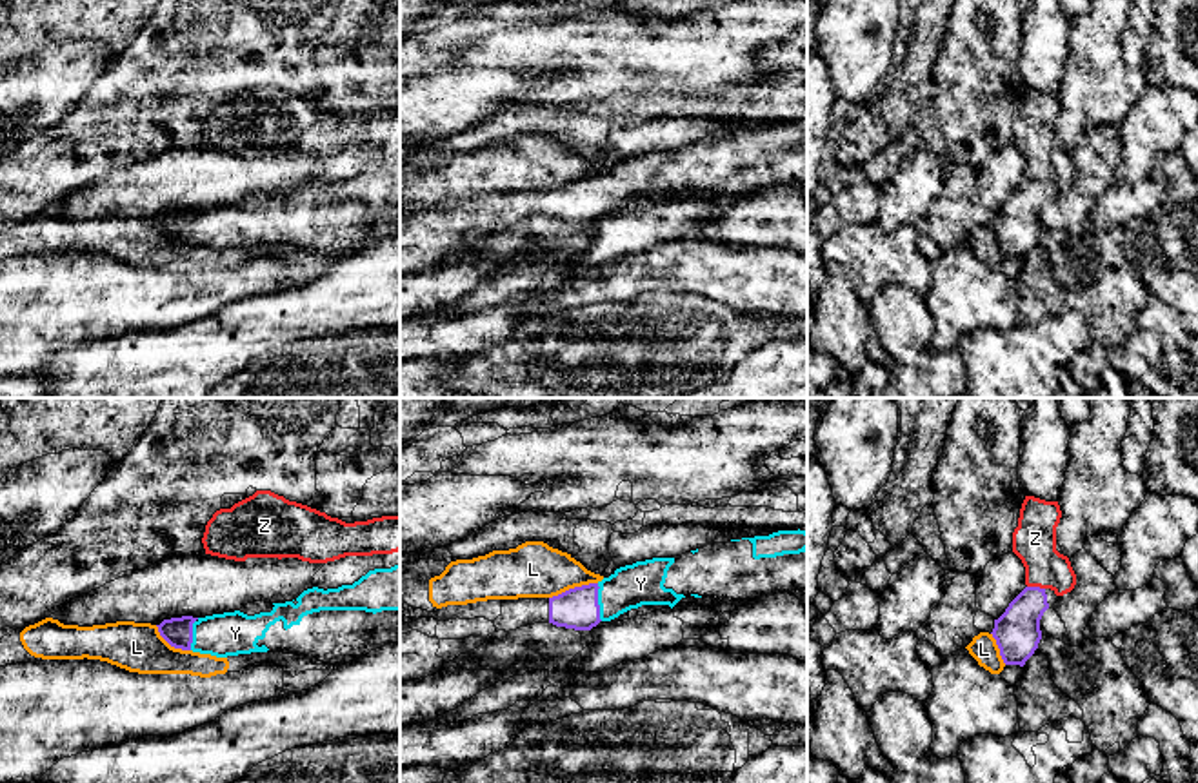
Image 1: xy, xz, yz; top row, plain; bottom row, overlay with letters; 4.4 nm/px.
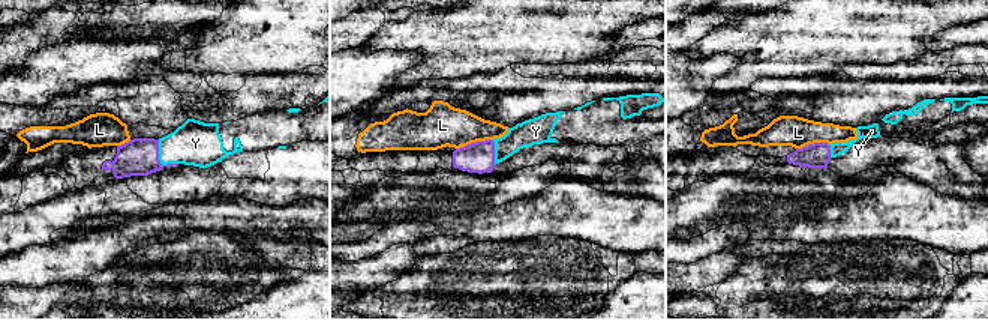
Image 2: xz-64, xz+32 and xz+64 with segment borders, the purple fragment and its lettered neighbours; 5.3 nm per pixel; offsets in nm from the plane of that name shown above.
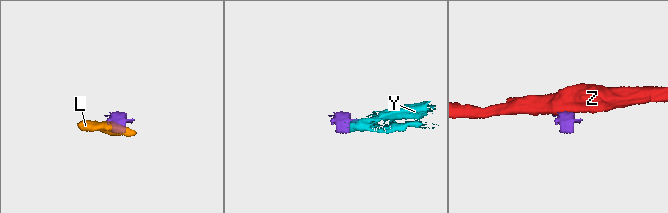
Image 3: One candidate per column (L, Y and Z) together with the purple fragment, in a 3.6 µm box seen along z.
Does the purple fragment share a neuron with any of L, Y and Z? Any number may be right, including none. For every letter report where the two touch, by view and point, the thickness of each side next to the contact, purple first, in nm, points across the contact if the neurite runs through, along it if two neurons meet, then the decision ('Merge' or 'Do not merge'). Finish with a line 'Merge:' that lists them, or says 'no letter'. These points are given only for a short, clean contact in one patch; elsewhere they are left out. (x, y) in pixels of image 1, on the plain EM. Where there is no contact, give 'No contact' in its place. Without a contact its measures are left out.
L: Touches purple at xz (575, 180). Thickness 180 nm (purple) against 240 nm. Boundary: xz (597, 175), (569, 180), (549, 191). Do not merge
Y: Touches purple at xz (597, 195). Thickness 180 nm (purple) against 190 nm. Path across: xz (579, 202), (597, 195), (640, 177). Merge
Z: Touches purple at yz (1037, 180). Thickness 200 nm (purple) against 190 nm. Boundary: yz (1028, 178), (1044, 182). Do not merge
Merge: Y

